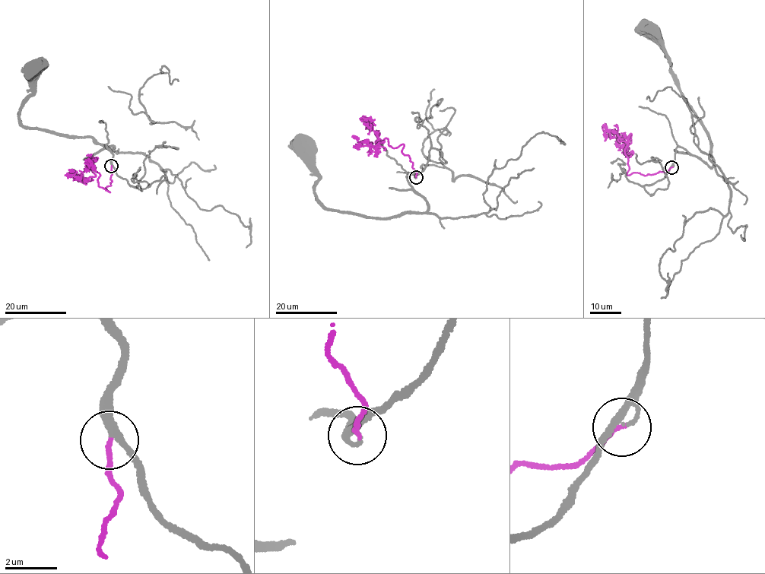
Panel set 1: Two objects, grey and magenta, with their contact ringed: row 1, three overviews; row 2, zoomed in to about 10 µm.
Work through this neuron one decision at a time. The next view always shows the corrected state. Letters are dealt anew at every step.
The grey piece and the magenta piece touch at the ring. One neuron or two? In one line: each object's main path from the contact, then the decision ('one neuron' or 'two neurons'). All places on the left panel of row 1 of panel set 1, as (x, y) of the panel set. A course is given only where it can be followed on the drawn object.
course grey (111, 166), (105, 144), (114, 147), (91, 137), (21, 123), (33, 66); course magenta (111, 166), (109, 191), (99, 185), (99, 174), (92, 166), (94, 176), (85, 179), (74, 178), (68, 170); one neuron

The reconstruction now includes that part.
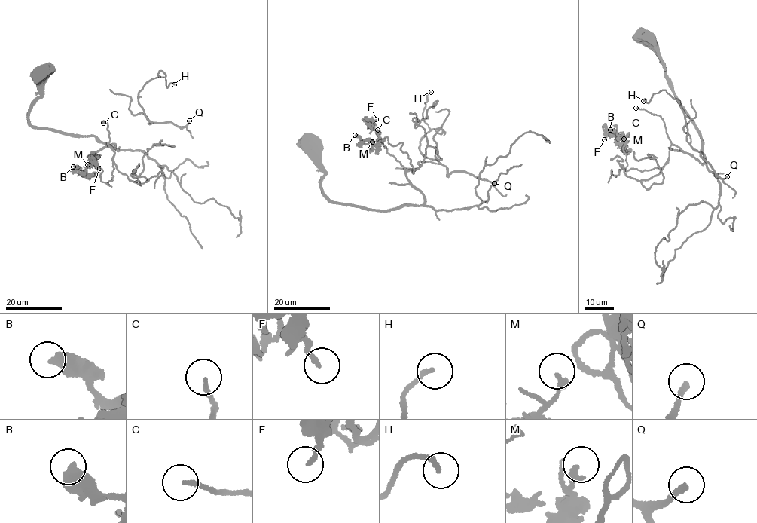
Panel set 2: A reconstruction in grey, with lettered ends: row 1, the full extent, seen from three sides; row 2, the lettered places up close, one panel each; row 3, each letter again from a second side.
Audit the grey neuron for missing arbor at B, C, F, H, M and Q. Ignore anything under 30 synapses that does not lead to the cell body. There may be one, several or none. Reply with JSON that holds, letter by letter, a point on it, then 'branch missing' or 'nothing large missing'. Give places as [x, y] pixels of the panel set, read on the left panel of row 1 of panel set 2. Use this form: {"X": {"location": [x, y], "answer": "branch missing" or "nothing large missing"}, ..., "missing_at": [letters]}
{"B": {"location": [73, 166], "answer": "nothing large missing"}, "C": {"location": [103, 123], "answer": "branch missing"}, "F": {"location": [99, 168], "answer": "nothing large missing"}, "H": {"location": [174, 84], "answer": "branch missing"}, "M": {"location": [87, 164], "answer": "nothing large missing"}, "Q": {"location": [189, 120], "answer": "branch missing"}, "missing_at": ["C", "H", "Q"]}

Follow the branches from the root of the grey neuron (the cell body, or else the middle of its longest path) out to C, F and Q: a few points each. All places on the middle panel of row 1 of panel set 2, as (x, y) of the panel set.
C: (309, 145), (325, 174), (321, 187), (334, 203), (383, 210), (423, 203), (422, 194), (387, 152), (377, 129)
F: (309, 145), (334, 203), (383, 210), (423, 203), (405, 176), (413, 168), (402, 143), (379, 139), (376, 119)
Q: (309, 145), (325, 174), (324, 193), (341, 204), (383, 210), (410, 205), (437, 210), (511, 208), (494, 183)

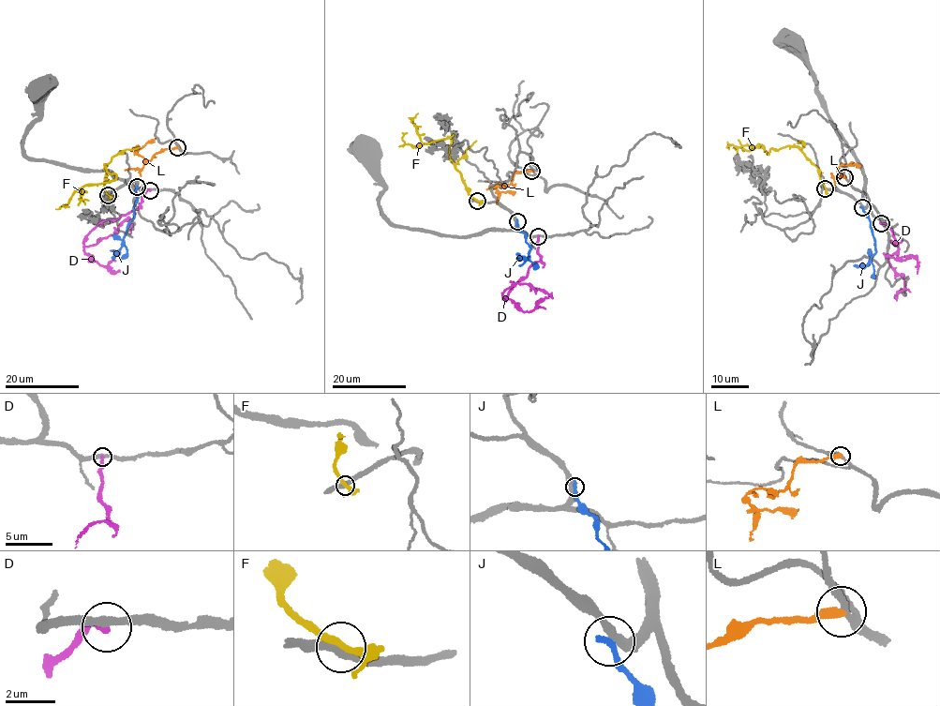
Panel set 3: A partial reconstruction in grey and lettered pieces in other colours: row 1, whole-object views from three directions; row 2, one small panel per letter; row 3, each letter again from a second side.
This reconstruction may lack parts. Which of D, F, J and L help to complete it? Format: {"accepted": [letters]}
{"accepted": []}

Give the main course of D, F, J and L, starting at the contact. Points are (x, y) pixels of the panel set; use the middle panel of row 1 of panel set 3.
D: (539, 236), (541, 261), (531, 263), (526, 277), (502, 298), (518, 282), (552, 298)
F: (477, 201), (466, 190), (450, 157), (454, 134), (415, 147), (403, 140), (407, 132)
J: (517, 222), (531, 249), (529, 259), (516, 253)
L: (531, 171), (514, 173), (509, 185), (496, 186), (499, 191), (515, 191)

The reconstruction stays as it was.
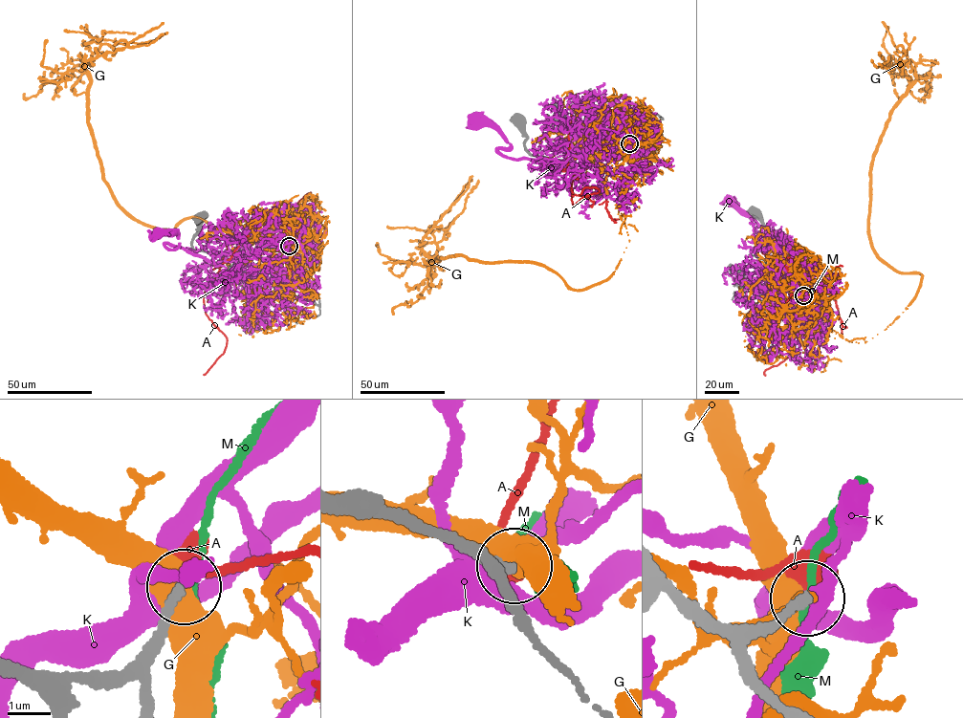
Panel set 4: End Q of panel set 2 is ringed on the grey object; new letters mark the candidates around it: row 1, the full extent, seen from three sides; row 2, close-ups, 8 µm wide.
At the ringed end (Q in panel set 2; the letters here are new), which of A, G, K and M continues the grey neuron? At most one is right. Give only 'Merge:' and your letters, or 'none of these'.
Merge: none of these

